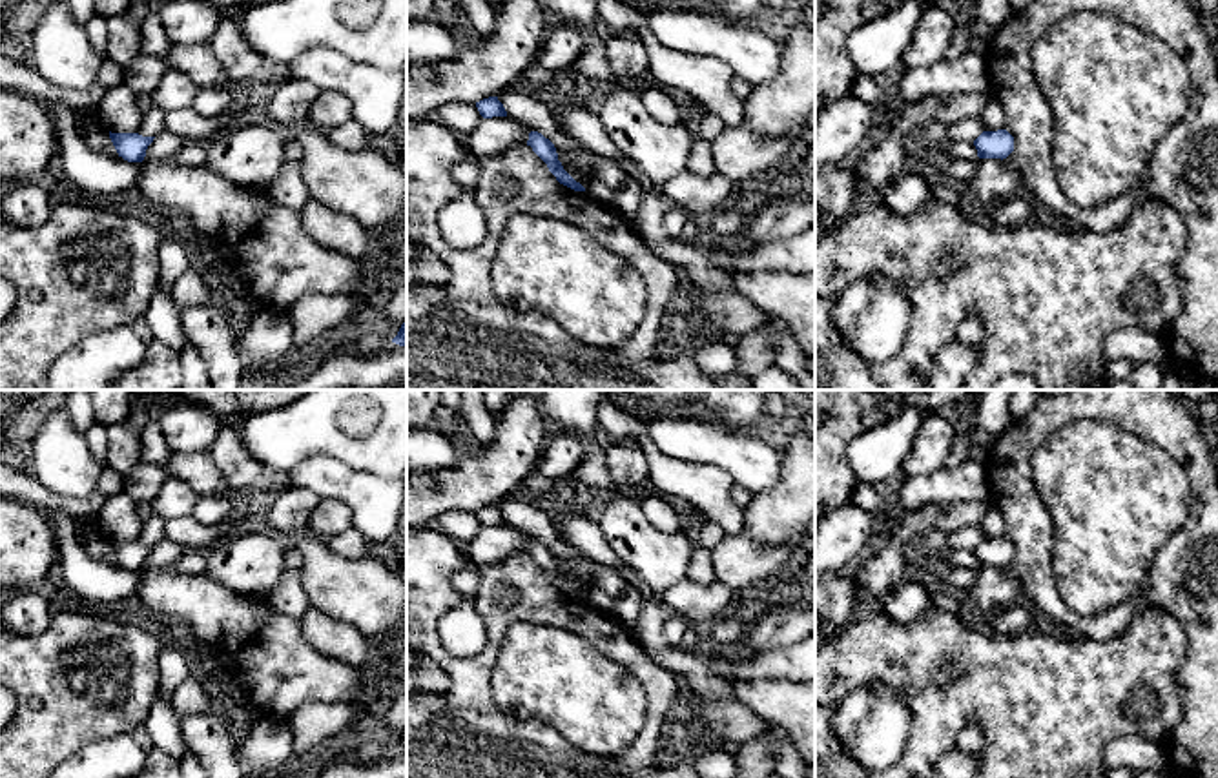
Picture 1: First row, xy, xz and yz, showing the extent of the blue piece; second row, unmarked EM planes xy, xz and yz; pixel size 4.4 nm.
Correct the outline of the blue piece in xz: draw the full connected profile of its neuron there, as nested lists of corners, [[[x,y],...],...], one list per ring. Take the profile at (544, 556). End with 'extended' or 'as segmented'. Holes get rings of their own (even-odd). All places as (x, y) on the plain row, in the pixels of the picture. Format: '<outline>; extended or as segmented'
[[[531,539],[527,554],[531,554],[532,559],[547,572],[549,579],[556,585],[560,592],[574,599],[585,599],[585,596],[563,578],[562,570],[558,568],[556,556],[549,547],[545,547],[538,539]]]; as segmented

